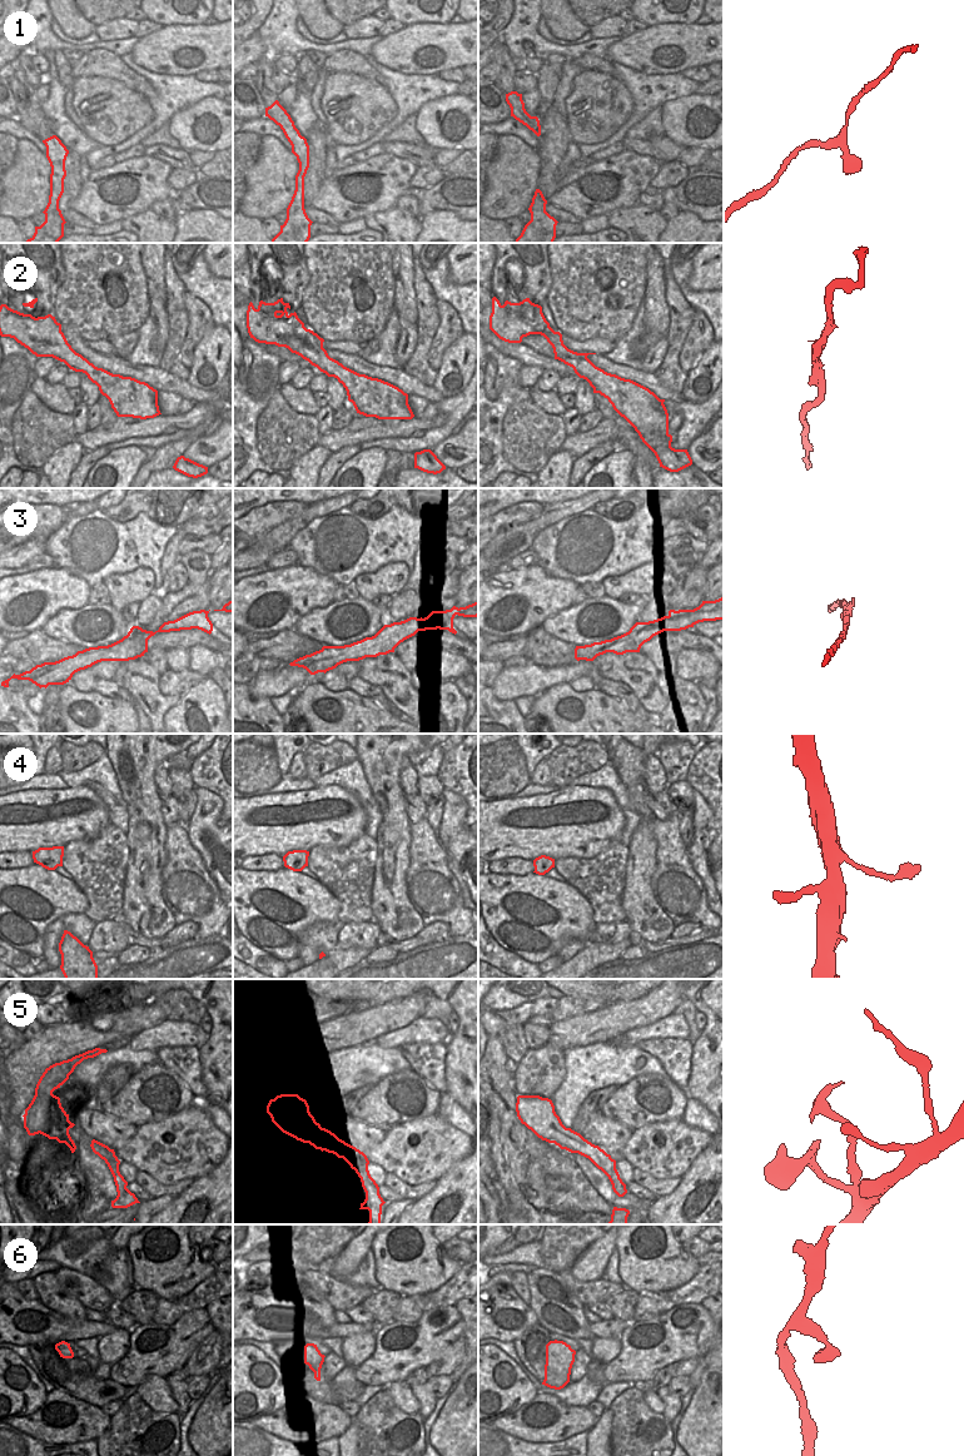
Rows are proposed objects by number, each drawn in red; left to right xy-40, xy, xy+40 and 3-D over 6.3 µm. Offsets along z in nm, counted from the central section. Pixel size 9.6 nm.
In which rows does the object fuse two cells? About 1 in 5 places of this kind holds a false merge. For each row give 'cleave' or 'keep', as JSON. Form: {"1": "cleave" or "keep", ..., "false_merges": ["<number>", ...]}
{"1": "keep", "2": "keep", "3": "keep", "4": "keep", "5": "keep", "6": "keep", "false_merges": []}

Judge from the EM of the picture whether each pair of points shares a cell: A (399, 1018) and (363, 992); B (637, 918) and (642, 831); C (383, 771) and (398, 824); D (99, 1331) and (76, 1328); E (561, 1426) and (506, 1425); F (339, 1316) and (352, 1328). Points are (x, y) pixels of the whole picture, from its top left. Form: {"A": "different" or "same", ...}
{"A": "different", "B": "same", "C": "same", "D": "same", "E": "same", "F": "different"}

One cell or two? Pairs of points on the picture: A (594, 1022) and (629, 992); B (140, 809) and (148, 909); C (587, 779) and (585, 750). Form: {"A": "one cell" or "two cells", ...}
{"A": "two cells", "B": "one cell", "C": "two cells"}

